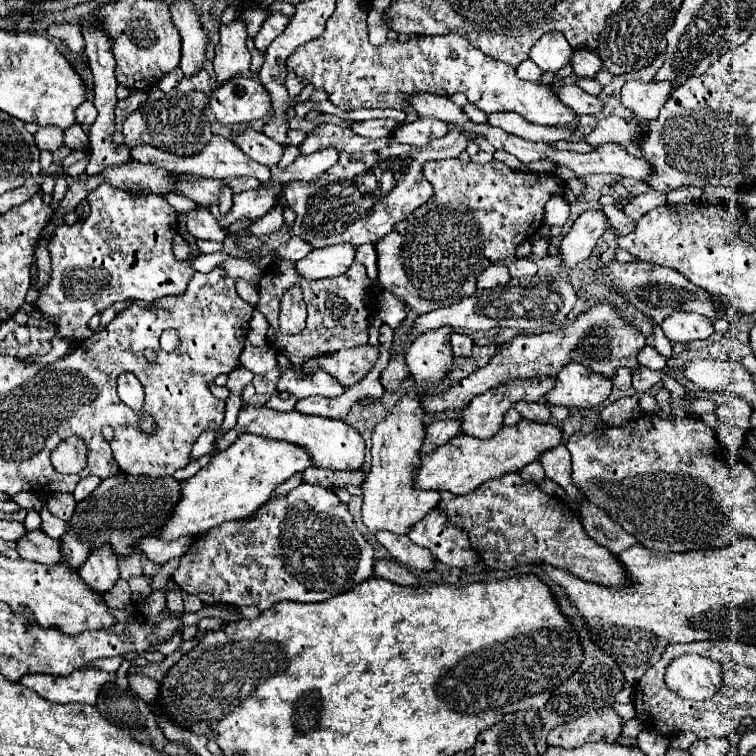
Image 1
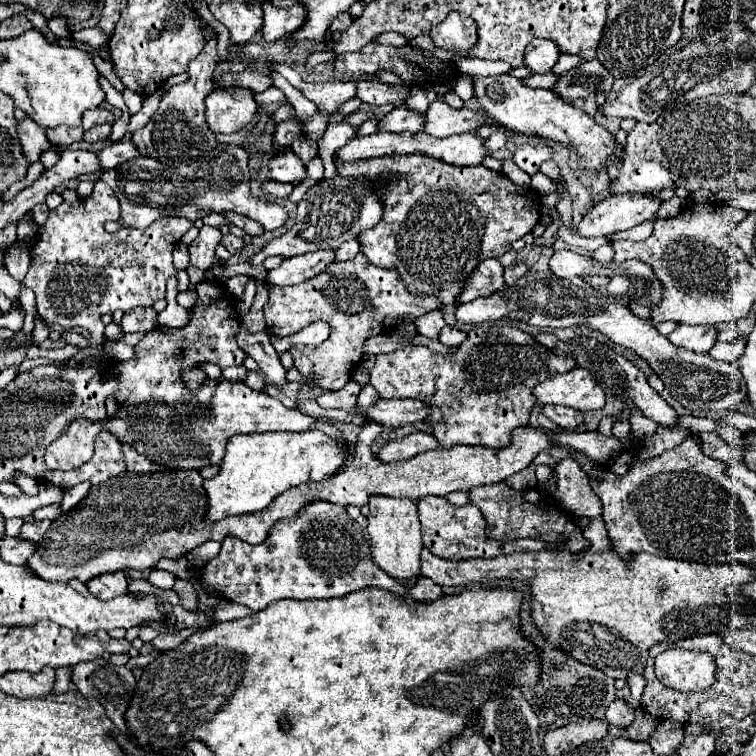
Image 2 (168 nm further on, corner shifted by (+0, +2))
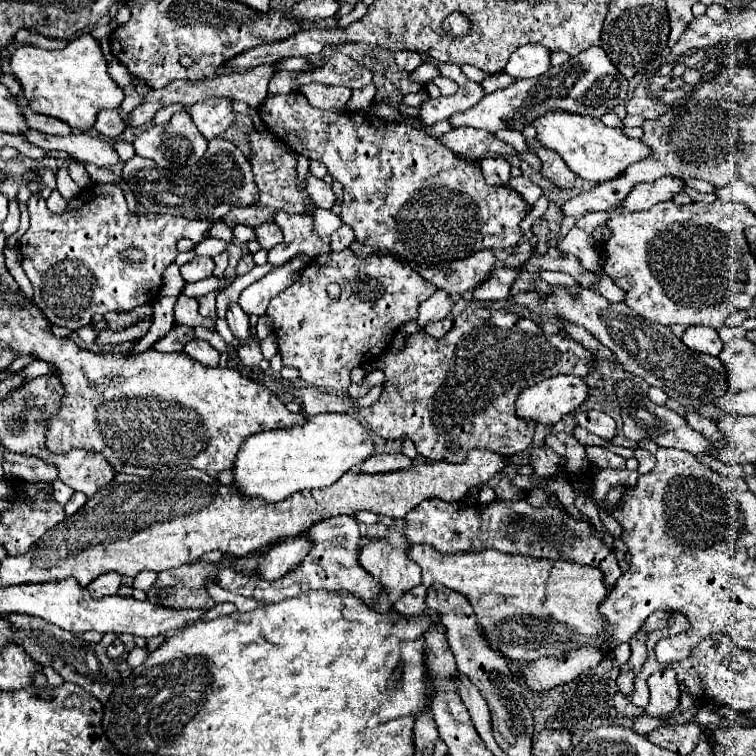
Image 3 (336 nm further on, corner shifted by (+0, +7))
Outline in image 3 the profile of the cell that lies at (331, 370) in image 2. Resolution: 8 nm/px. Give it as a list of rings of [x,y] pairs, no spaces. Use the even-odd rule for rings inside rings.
[[[346,249],[314,257],[298,281],[270,301],[266,315],[274,321],[278,351],[286,367],[296,367],[306,385],[346,393],[350,371],[364,365],[366,359],[368,363],[376,361],[390,347],[398,327],[416,319],[420,303],[434,291],[430,281],[392,255],[358,257]],[[330,283],[342,287],[340,299],[328,297],[326,287]]]

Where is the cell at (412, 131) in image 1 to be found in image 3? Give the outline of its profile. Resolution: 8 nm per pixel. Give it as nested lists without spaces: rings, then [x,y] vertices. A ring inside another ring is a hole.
[[[592,47],[582,51],[576,57],[570,57],[558,71],[558,67],[550,67],[544,75],[516,81],[514,85],[484,95],[484,99],[460,113],[454,113],[448,121],[456,127],[476,127],[496,133],[500,129],[516,129],[522,131],[524,125],[530,125],[536,115],[544,115],[548,109],[562,109],[580,115],[600,117],[612,111],[616,105],[628,99],[628,81],[620,75],[620,71],[612,65],[602,47]]]

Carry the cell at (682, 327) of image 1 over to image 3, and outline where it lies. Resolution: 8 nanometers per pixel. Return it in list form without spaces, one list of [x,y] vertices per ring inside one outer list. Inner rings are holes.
[[[704,325],[686,327],[682,335],[682,343],[686,343],[692,351],[714,355],[714,357],[718,357],[722,351],[722,341],[720,341],[718,331],[712,327],[704,327]]]

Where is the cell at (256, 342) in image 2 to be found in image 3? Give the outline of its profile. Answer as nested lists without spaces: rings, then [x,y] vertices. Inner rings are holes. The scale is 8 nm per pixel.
[[[232,303],[226,311],[226,321],[232,329],[232,333],[244,341],[244,339],[252,339],[252,331],[250,331],[250,321],[248,321],[248,315],[240,309],[238,303]]]

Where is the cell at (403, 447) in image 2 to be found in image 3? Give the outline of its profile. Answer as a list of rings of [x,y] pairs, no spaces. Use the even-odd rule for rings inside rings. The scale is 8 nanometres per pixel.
[[[378,453],[366,459],[360,465],[360,471],[364,473],[384,473],[384,471],[398,471],[408,469],[414,461],[408,459],[404,453]]]

